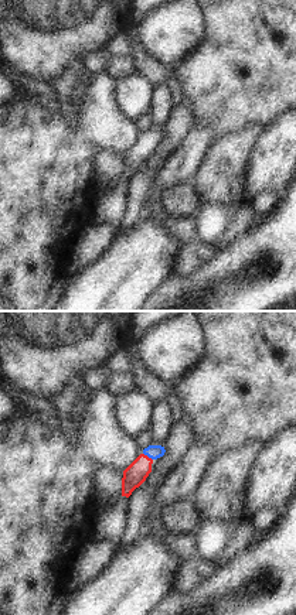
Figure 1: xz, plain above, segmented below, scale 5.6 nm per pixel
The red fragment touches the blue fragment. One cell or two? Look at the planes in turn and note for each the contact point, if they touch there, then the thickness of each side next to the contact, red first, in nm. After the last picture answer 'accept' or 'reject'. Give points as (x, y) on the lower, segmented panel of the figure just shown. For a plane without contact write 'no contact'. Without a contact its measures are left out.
(146, 455) | 120/80 nm

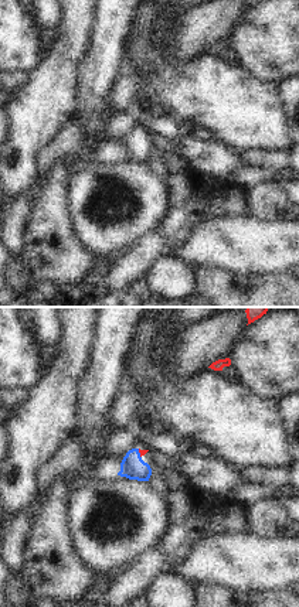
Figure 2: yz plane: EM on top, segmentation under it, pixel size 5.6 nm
(139, 452) | 30/140 nm

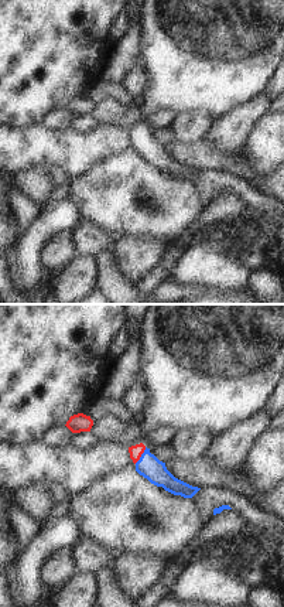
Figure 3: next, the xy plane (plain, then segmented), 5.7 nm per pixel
(140, 456) | 70/140 nm

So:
accept

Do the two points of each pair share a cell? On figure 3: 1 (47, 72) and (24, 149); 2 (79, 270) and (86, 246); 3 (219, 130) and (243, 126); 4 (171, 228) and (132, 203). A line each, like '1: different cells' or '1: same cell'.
1: different cells
2: different cells
3: same cell
4: same cell

